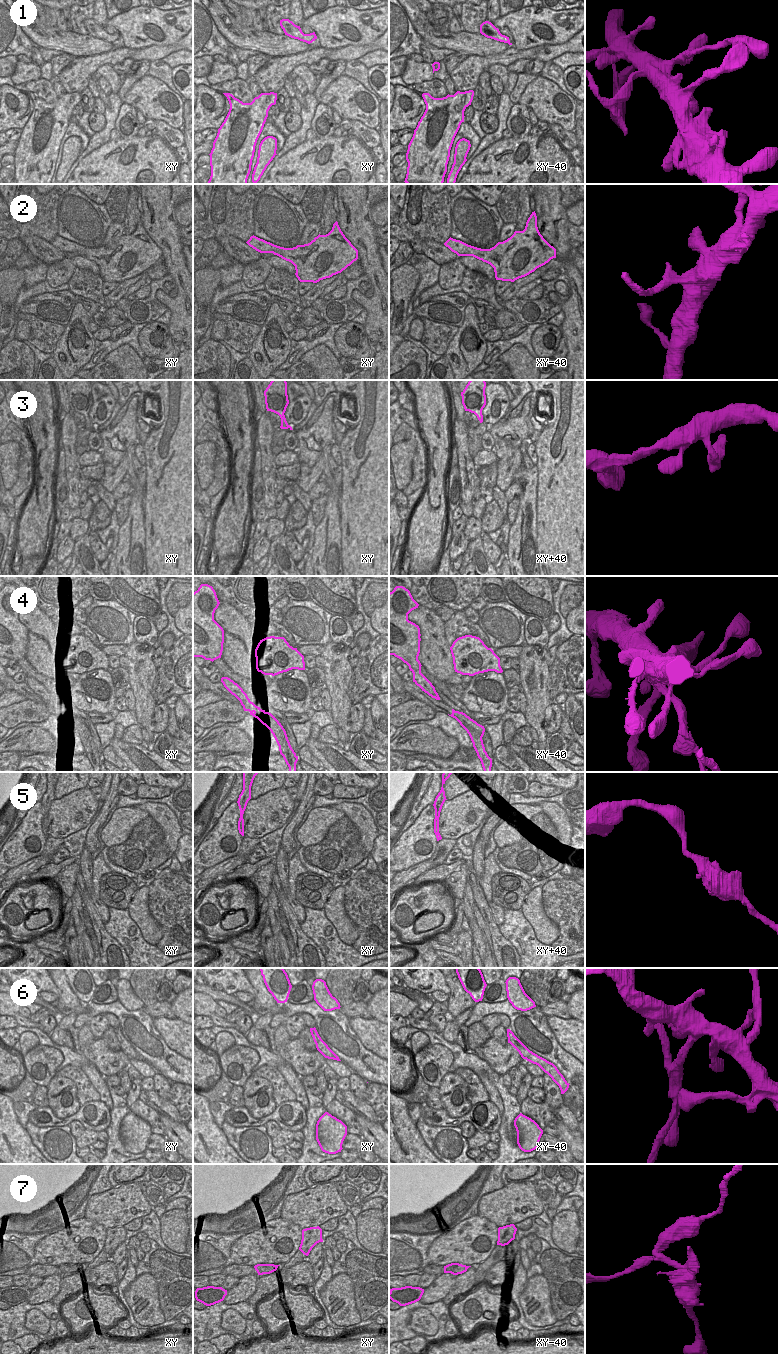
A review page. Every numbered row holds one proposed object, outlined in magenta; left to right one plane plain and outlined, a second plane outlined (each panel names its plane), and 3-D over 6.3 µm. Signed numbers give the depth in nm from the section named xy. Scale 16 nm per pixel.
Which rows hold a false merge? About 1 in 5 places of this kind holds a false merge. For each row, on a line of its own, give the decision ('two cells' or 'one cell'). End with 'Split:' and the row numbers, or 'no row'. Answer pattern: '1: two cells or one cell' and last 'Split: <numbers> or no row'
1: one cell
2: two cells
3: one cell
4: two cells
5: one cell
6: two cells
7: two cells
Split: 2, 4, 6, 7

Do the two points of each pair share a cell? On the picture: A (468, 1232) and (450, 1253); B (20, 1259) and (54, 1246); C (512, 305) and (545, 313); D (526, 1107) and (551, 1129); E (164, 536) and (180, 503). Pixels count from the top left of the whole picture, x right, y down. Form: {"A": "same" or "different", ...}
{"A": "same", "B": "different", "C": "same", "D": "different", "E": "same"}

